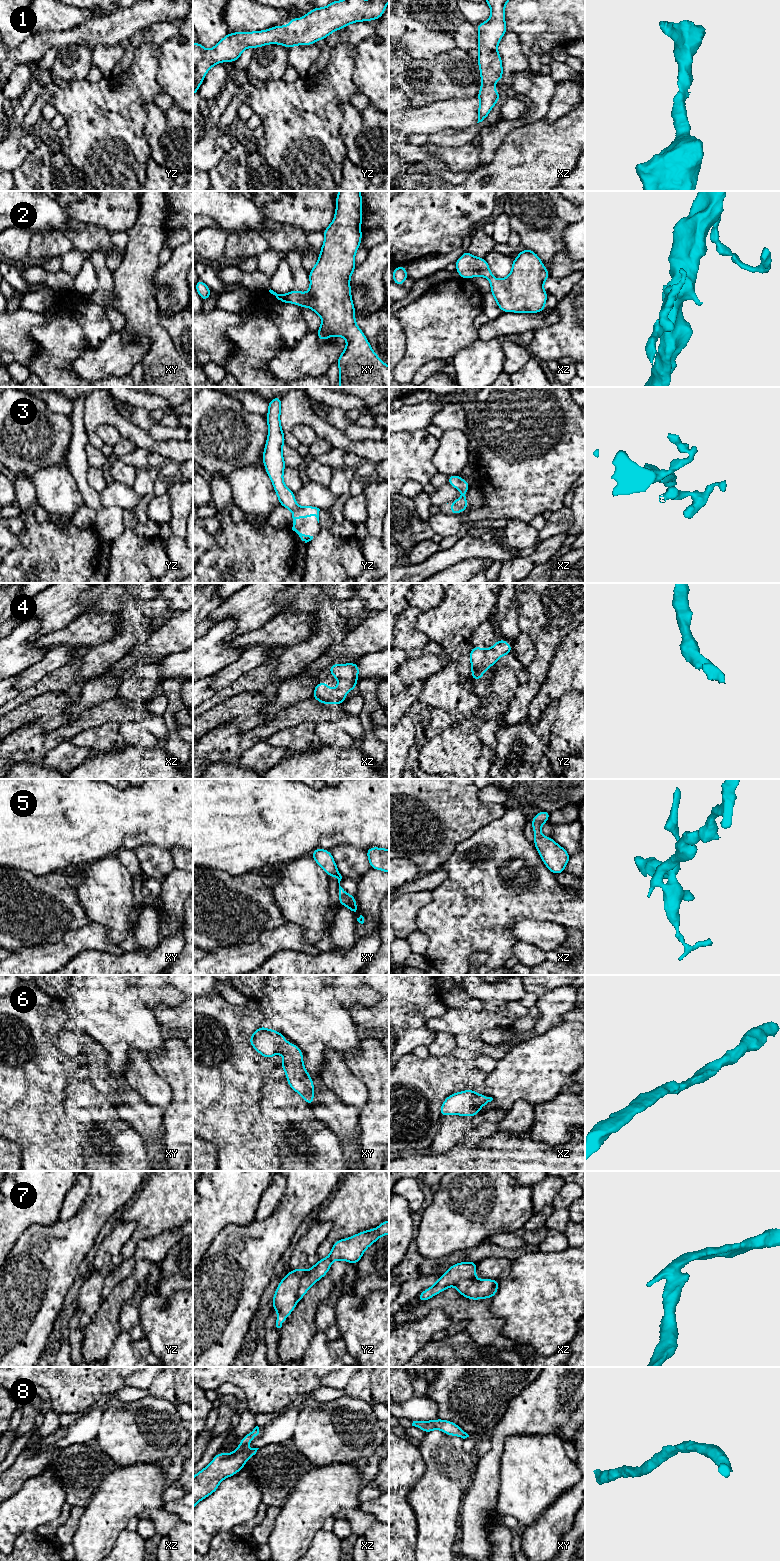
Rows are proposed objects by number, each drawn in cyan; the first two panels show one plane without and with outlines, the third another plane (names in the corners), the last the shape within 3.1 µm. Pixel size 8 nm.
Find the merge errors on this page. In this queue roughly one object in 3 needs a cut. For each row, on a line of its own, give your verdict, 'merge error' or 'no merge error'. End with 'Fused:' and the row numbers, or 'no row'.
1: no merge error
2: no merge error
3: no merge error
4: no merge error
5: no merge error
6: no merge error
7: merge error
8: no merge error
Fused: 7

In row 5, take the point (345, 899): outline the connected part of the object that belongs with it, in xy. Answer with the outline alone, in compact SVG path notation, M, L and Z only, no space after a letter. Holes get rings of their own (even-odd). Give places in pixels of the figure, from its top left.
M317 848L312 852L313 859L317 864L328 874L328 876L333 876L338 879L339 883L339 904L347 906L353 914L358 914L359 910L356 906L355 896L349 895L341 886L340 881L342 879L339 873L336 863L332 857L332 854L328 850Z

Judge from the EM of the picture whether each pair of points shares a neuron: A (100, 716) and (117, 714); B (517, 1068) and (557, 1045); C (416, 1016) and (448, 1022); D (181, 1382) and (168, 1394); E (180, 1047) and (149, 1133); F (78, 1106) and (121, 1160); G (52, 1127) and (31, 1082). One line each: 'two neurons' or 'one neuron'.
A: one neuron
B: one neuron
C: two neurons
D: two neurons
E: two neurons
F: one neuron
G: one neuron

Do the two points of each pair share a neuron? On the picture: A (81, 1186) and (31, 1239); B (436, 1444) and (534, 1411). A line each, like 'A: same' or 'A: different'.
A: different
B: different

